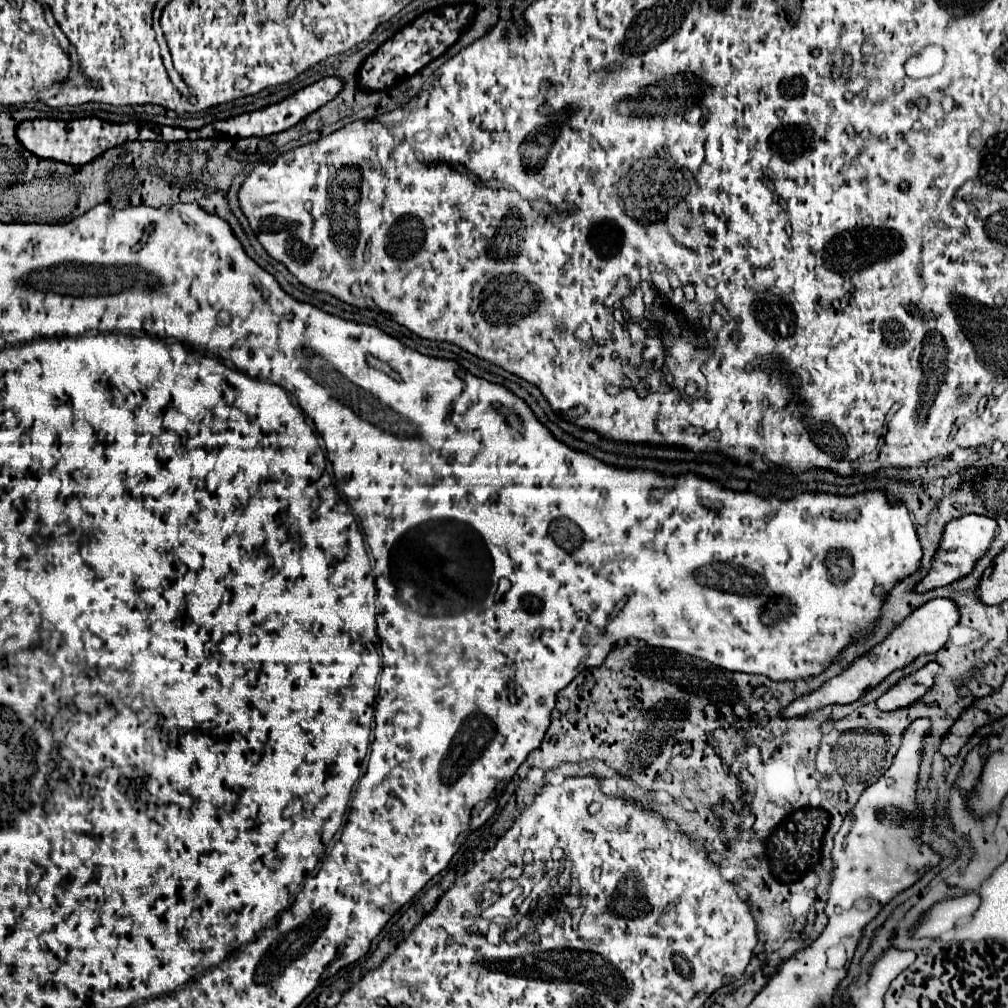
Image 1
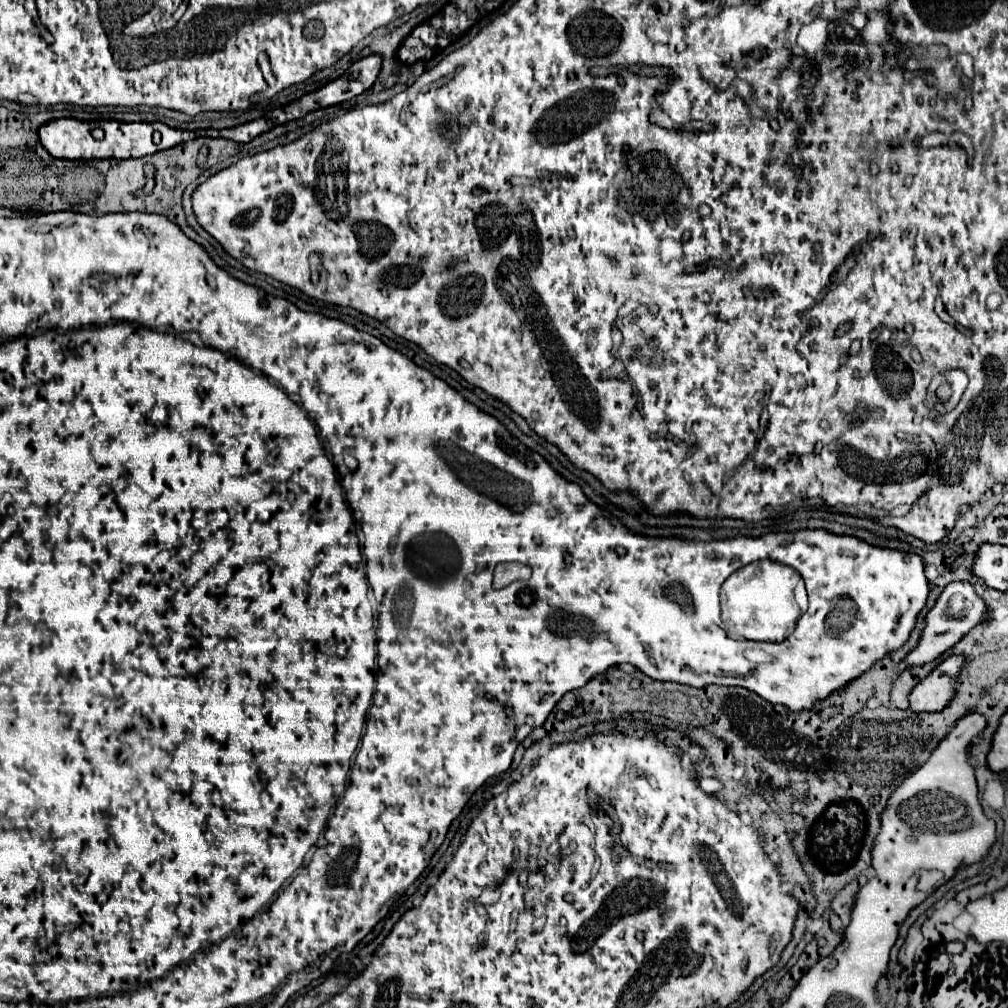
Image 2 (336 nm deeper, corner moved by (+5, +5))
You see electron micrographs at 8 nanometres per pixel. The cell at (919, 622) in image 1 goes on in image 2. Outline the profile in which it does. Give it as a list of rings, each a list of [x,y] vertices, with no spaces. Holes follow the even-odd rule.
[[[967,581],[949,583],[945,587],[945,591],[941,593],[941,597],[937,599],[935,607],[929,611],[927,627],[925,627],[925,631],[921,635],[921,641],[919,641],[917,649],[913,649],[907,655],[907,663],[911,667],[917,667],[917,665],[925,665],[925,663],[937,659],[941,653],[945,653],[957,641],[961,641],[975,625],[979,625],[979,623],[983,623],[987,619],[991,619],[991,613],[987,609],[987,603],[975,593],[973,583],[967,583]]]

